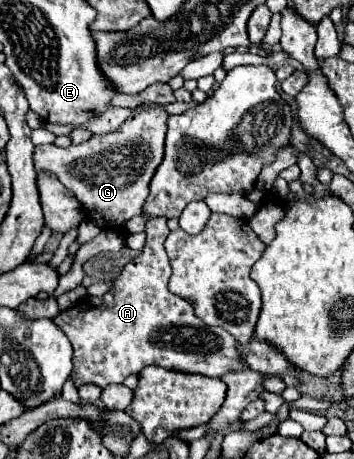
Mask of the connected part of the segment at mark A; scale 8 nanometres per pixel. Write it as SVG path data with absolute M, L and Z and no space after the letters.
M153 218L151 222L147 222L145 234L147 234L147 240L145 240L141 256L137 256L123 268L123 272L117 276L109 292L105 292L99 298L85 298L83 302L71 306L69 310L53 318L53 322L57 322L61 330L65 330L73 346L71 376L73 376L75 386L79 388L81 384L95 384L99 388L105 388L113 382L123 382L131 374L139 374L139 370L151 364L167 368L167 370L185 372L185 374L203 374L203 376L215 376L215 378L231 370L245 370L243 358L239 356L235 348L237 340L229 332L217 326L205 326L195 316L193 306L187 300L169 292L167 282L171 278L171 264L163 248L163 242L169 234L167 218Z

